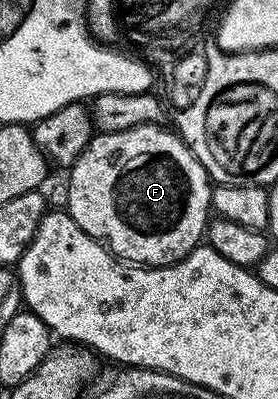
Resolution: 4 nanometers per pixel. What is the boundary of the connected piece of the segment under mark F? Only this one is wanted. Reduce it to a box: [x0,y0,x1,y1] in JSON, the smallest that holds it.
[66,123,214,267]

